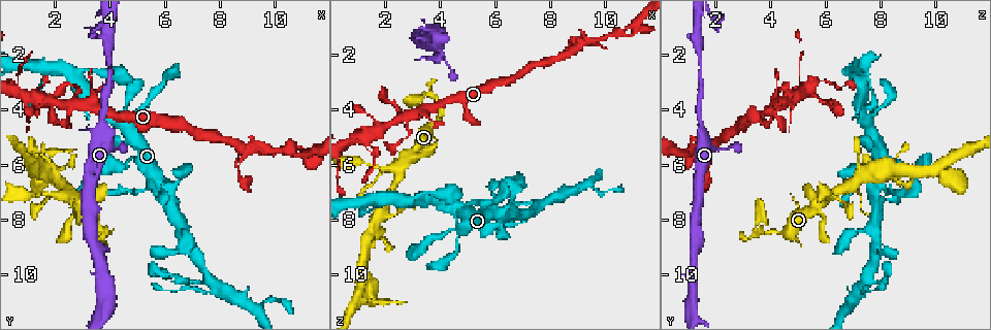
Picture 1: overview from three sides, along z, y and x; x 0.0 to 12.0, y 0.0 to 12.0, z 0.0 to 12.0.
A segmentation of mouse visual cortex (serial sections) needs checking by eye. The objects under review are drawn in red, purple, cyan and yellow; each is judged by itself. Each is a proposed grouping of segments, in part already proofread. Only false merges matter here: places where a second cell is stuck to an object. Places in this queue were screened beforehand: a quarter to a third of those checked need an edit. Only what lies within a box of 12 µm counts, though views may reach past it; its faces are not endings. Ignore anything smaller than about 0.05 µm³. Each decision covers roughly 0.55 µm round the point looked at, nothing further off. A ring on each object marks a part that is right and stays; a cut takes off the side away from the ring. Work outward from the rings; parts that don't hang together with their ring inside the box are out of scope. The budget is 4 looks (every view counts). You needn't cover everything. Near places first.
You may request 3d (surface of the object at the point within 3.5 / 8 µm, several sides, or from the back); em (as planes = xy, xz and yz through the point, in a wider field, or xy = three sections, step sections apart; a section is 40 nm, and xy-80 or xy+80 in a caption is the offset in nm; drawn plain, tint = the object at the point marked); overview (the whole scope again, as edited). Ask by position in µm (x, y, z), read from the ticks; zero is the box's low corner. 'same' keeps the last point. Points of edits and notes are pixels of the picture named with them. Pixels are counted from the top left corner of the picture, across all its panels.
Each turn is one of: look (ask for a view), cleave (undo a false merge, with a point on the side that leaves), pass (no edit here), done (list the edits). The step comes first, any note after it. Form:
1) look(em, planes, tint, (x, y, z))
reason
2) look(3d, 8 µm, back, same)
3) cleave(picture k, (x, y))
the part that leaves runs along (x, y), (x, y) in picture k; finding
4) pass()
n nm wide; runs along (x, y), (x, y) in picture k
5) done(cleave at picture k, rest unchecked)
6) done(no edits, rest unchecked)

look(3d, 3.5 µm, (4.0, 8.5, 3.8))
abrupt turn

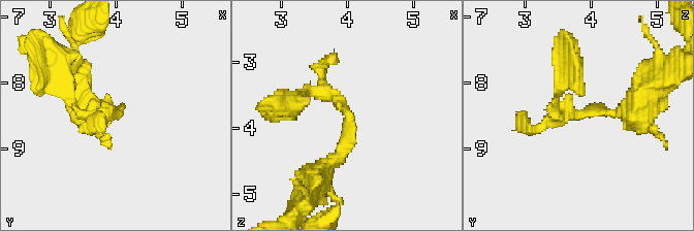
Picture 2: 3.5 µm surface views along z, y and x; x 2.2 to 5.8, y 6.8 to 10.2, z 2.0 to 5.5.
look(em, planes, tint, (4.00, 8.55, 3.85))
need the tissue

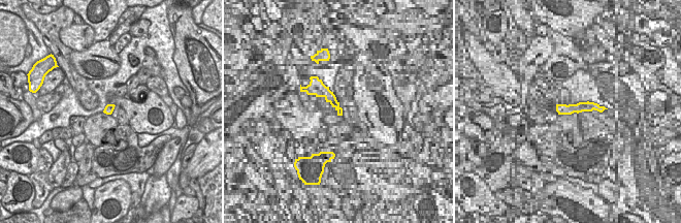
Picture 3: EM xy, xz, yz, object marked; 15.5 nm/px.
pass()
runs along (635, 113), (556, 117), (556, 97) in picture 2; all the same cell

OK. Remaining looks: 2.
look(3d, 3.5 µm, (1.3, 3.4, 5.0))
abrupt turn

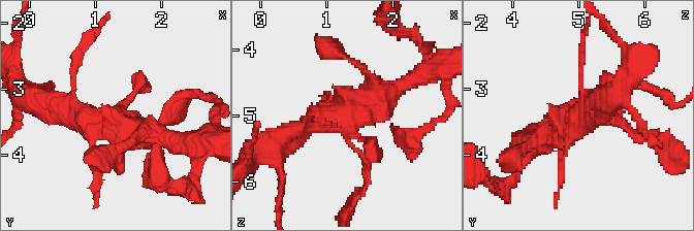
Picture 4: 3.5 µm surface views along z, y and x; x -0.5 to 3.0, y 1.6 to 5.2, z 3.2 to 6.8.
look(em, xy, step 1, tint, (1.30, 3.45, 4.95))

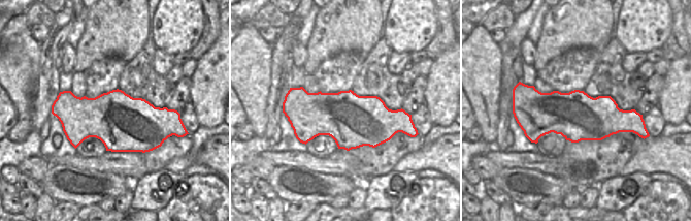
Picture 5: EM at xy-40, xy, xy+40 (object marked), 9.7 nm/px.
pass()
500 nm wide; runs along (402, 85), (284, 137) in picture 4; one cell here

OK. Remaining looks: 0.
done(no edits, rest unchecked)

